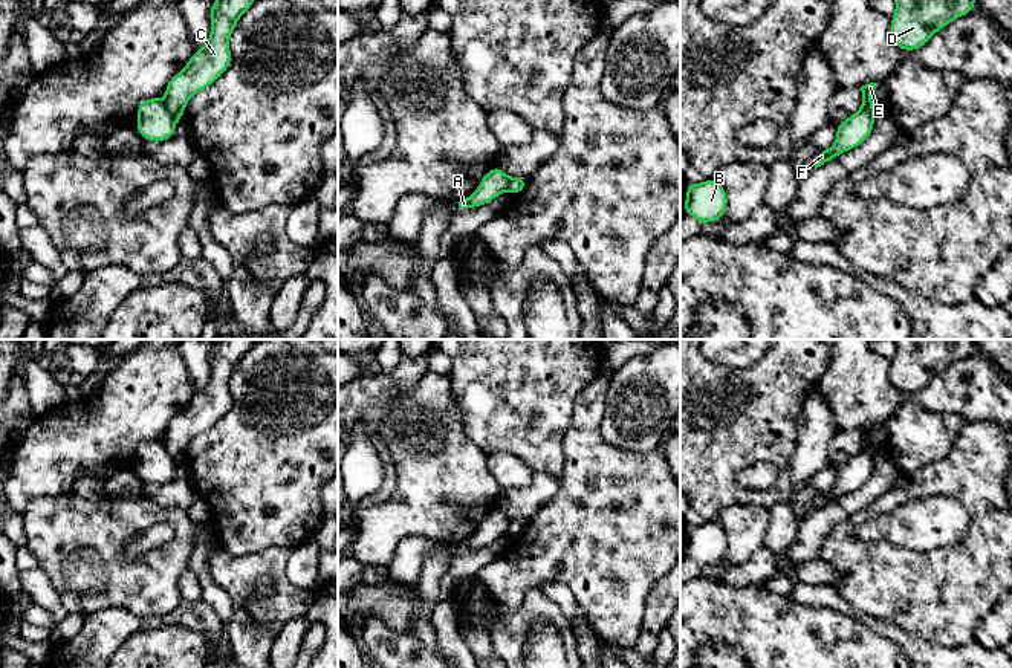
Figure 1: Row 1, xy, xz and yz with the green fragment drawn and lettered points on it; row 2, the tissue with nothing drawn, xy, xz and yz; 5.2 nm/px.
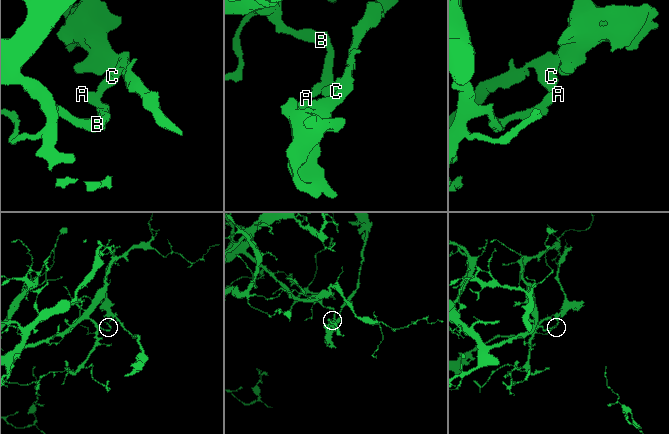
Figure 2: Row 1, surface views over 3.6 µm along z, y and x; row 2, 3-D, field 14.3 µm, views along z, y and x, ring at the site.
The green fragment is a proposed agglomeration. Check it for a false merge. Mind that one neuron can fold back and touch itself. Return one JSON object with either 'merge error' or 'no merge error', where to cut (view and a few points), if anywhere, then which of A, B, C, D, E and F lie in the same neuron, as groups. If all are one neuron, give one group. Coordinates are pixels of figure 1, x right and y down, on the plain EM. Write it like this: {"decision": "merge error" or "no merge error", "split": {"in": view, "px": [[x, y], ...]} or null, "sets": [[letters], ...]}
{"decision": "merge error", "split": {"in": "xy", "px": [[162, 444], [178, 460]]}, "sets": [["A", "B", "F"], ["C", "D", "E"]]}

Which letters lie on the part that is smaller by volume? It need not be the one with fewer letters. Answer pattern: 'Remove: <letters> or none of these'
Remove: C, D, E

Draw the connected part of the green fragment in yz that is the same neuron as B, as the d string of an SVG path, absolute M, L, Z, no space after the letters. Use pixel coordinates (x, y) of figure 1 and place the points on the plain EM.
M715 523L686 527L685 556L693 558L699 566L712 566L725 559L728 537L723 527Z

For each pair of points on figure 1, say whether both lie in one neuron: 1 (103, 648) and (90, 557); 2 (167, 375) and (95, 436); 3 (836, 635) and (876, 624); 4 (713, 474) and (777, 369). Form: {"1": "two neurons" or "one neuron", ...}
{"1": "two neurons", "2": "one neuron", "3": "two neurons", "4": "one neuron"}

